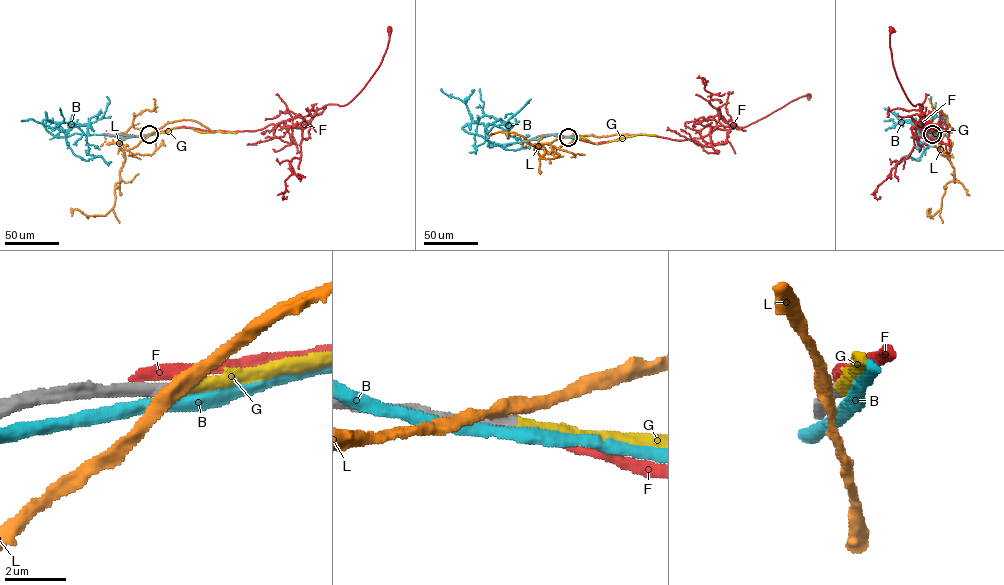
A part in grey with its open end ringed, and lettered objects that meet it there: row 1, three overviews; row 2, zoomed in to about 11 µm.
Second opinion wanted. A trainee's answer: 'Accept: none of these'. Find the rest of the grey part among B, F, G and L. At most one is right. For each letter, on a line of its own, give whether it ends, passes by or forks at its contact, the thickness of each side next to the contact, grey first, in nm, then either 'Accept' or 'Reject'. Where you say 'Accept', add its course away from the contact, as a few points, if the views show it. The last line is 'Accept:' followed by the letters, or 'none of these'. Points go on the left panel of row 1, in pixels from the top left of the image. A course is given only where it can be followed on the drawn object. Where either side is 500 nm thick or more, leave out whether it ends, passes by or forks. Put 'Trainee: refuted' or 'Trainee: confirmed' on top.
Trainee: refuted
B: It passes by. Thickness 480 nm (grey) against 360 nm. Reject
F: Thickness 500 nm (grey) against 400 nm. Reject
G: It ends there. Thickness 360 nm (grey) against 400 nm. Accept. Its course: (149, 134), (183, 126), (203, 132), (237, 133)
L: It passes by. Thickness 440 nm (grey) against 440 nm. Reject
Accept: G

